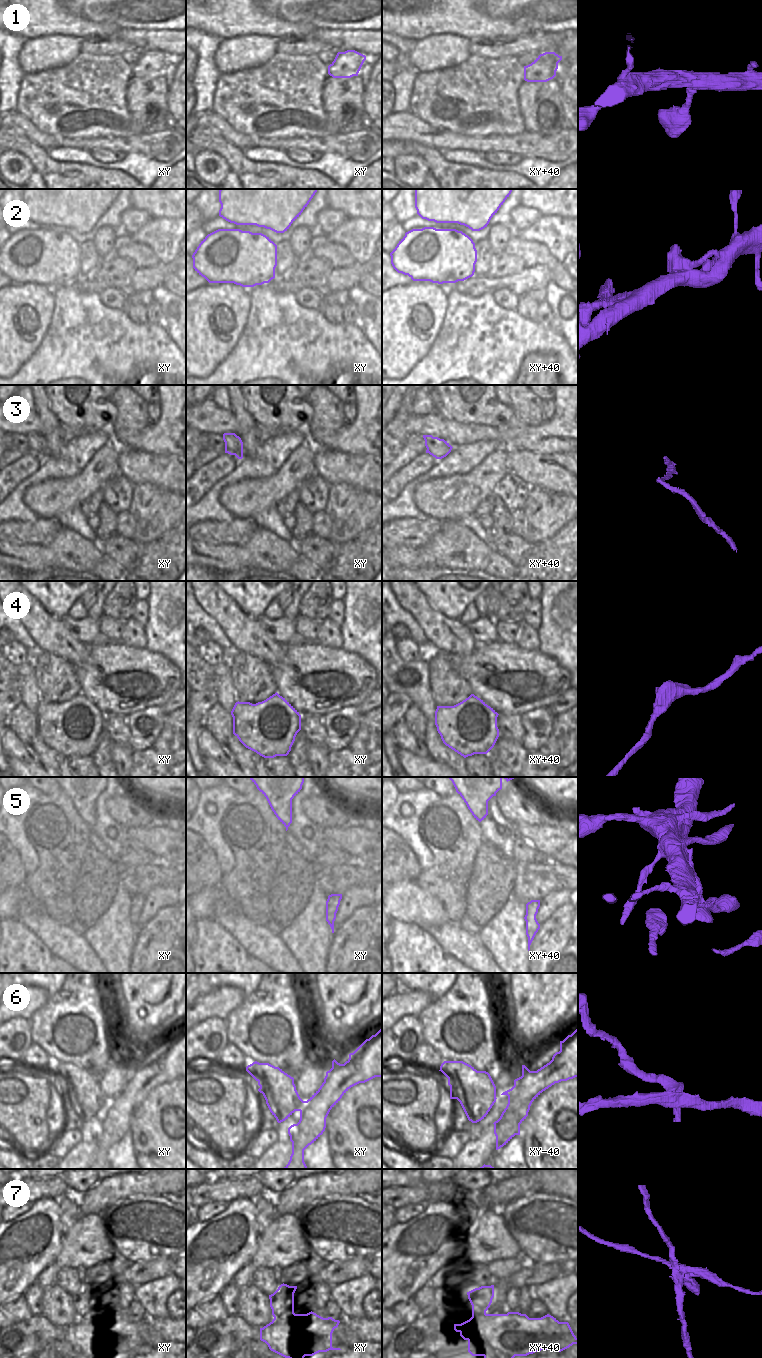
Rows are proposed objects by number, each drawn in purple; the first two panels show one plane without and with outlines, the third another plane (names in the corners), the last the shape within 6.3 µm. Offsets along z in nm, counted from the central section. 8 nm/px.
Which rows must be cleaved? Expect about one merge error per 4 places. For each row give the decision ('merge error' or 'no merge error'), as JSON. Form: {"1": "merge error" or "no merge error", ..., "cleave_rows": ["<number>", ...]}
{"1": "no merge error", "2": "no merge error", "3": "merge error", "4": "merge error", "5": "no merge error", "6": "merge error", "7": "merge error", "cleave_rows": ["3", "4", "6", "7"]}

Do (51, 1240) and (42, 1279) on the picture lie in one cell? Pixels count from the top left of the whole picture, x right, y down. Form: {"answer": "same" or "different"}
{"answer": "different"}

